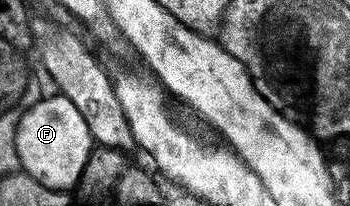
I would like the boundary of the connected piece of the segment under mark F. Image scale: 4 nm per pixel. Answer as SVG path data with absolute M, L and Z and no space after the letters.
M62 94L54 95L44 95L41 100L24 111L16 127L16 154L22 171L32 176L34 180L39 180L50 188L71 190L78 185L85 170L85 162L91 157L93 141L89 134L89 126L85 126L85 118L81 118L81 110L77 110L77 106L73 106L73 102L69 102L69 98L65 98Z

